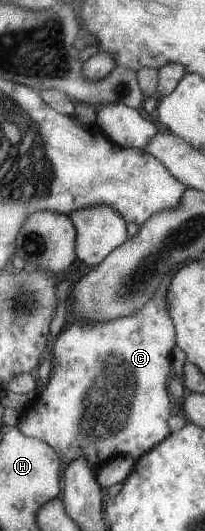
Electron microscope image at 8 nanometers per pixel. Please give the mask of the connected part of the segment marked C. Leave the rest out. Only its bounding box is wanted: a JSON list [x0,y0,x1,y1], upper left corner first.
[16,261,189,469]

